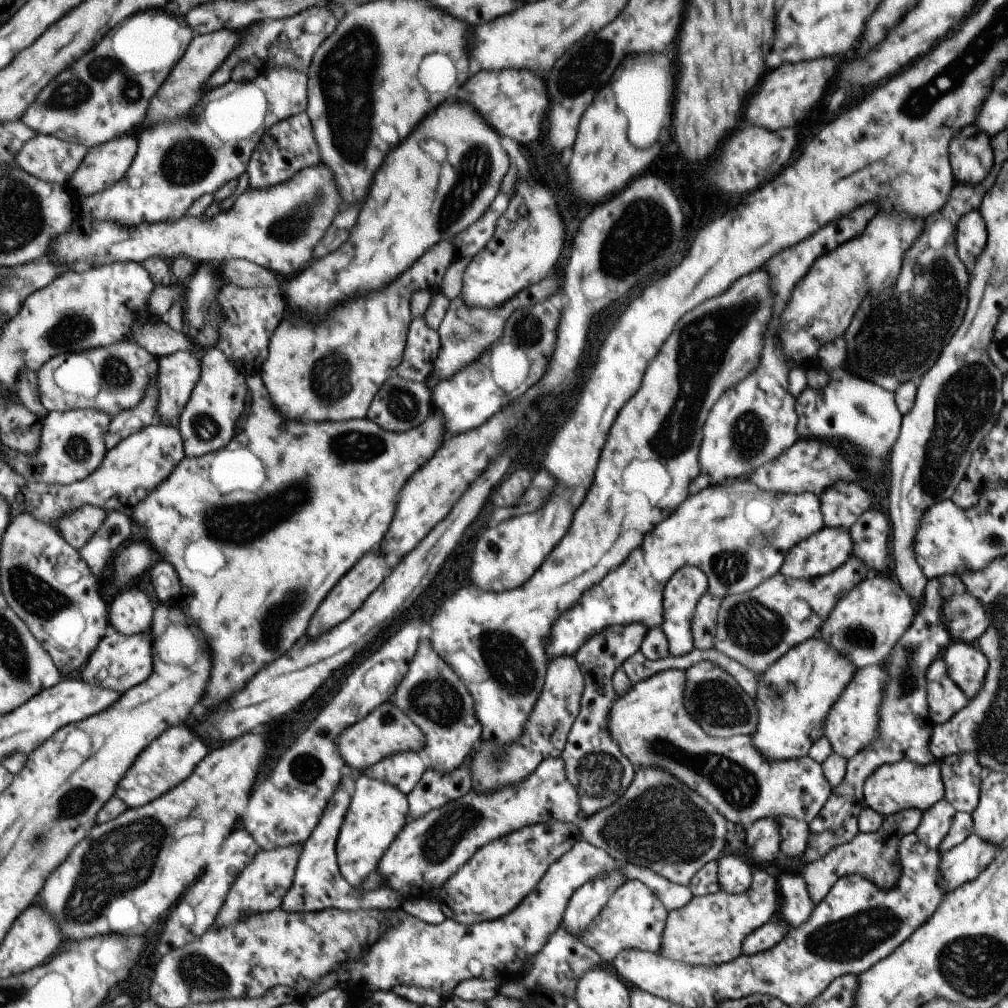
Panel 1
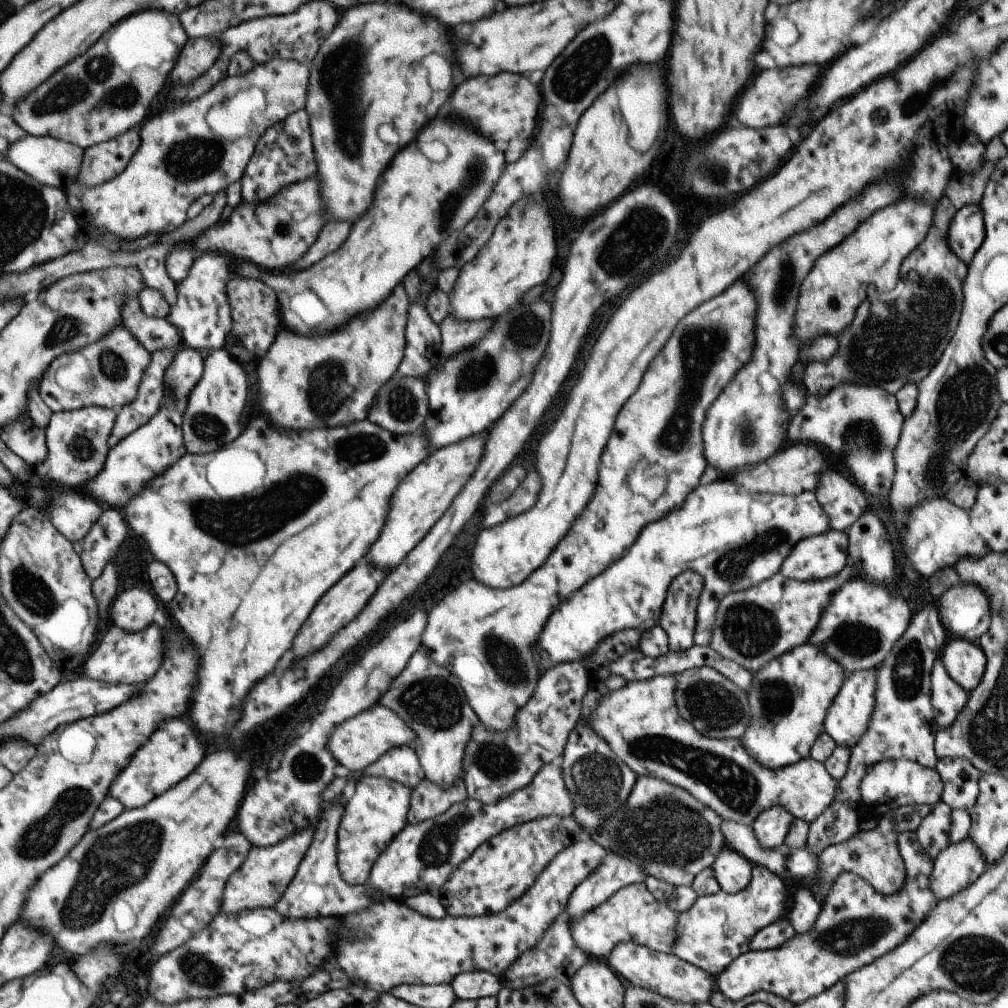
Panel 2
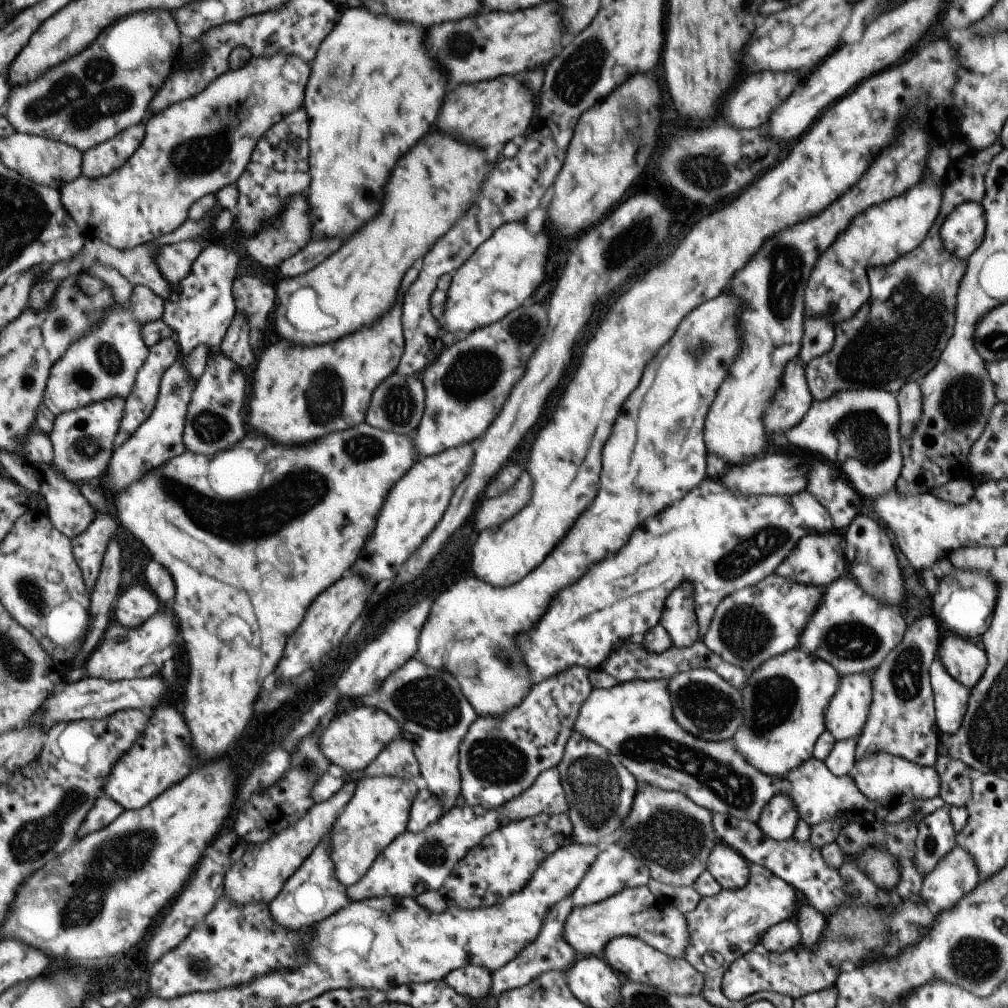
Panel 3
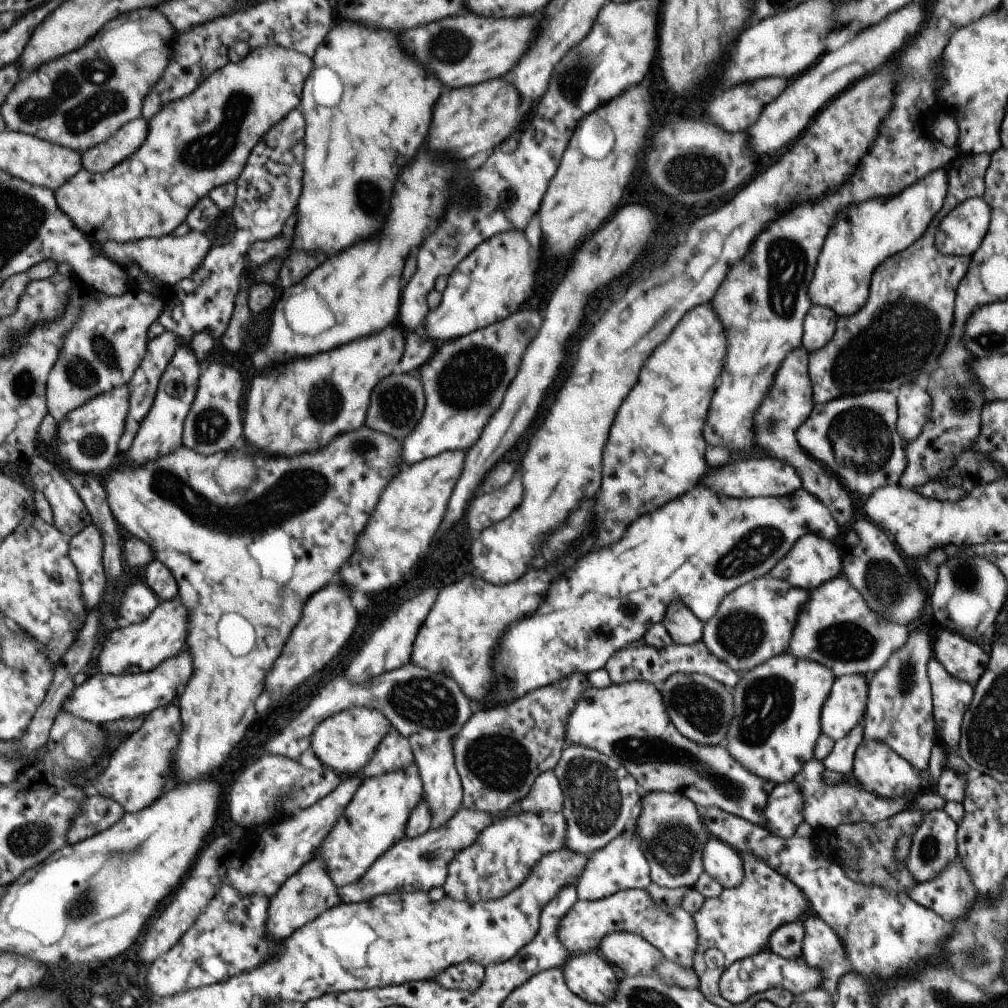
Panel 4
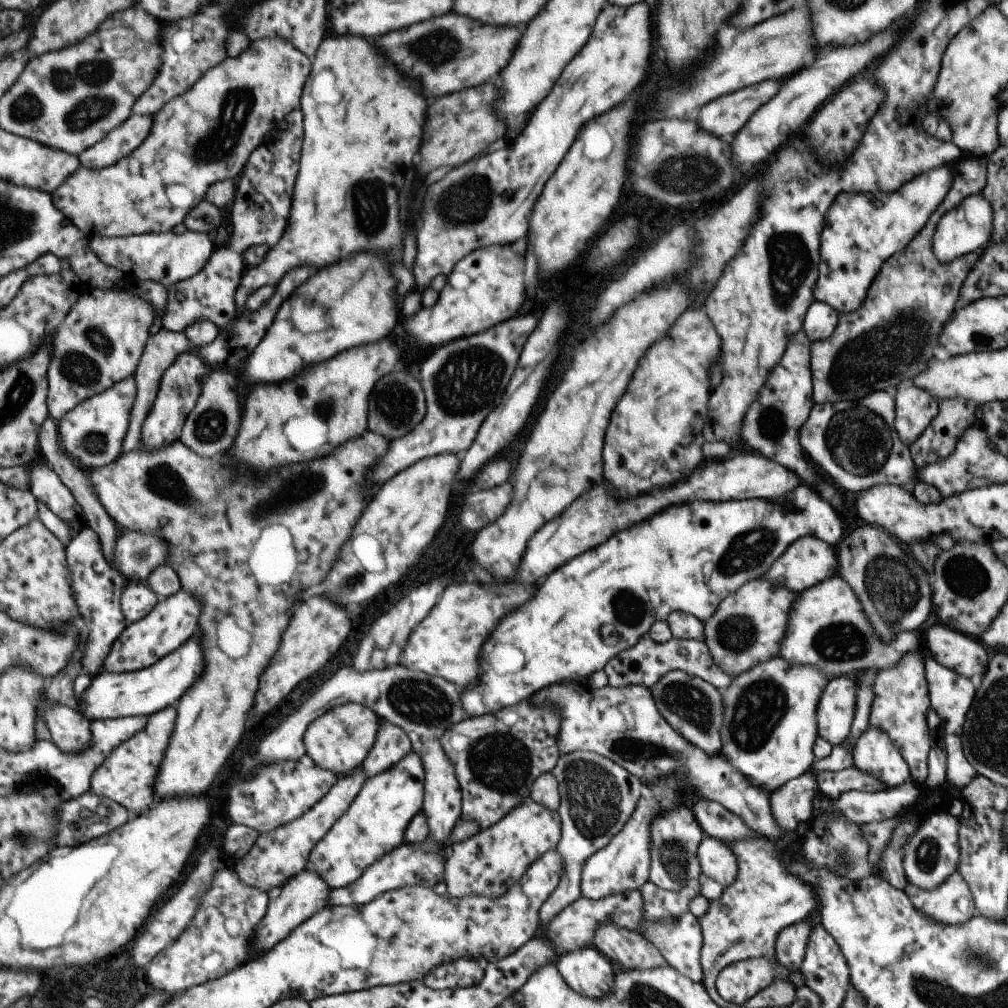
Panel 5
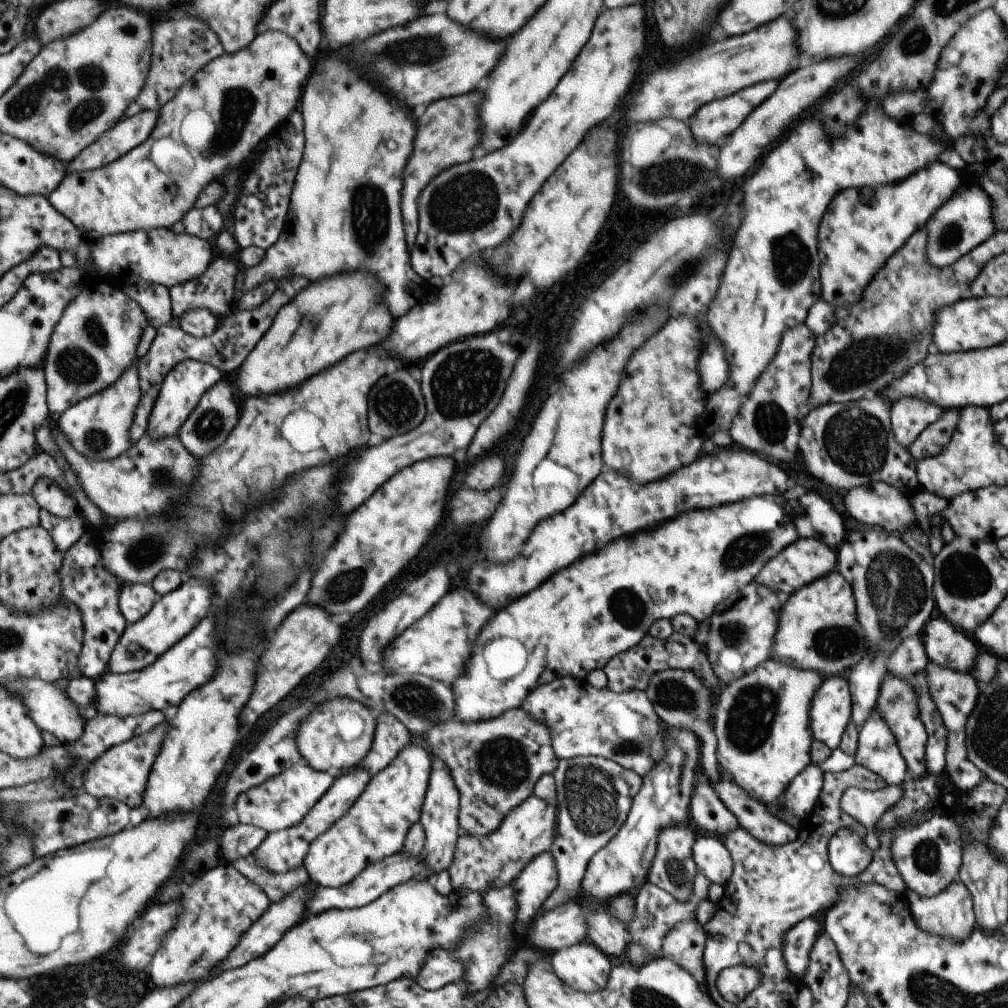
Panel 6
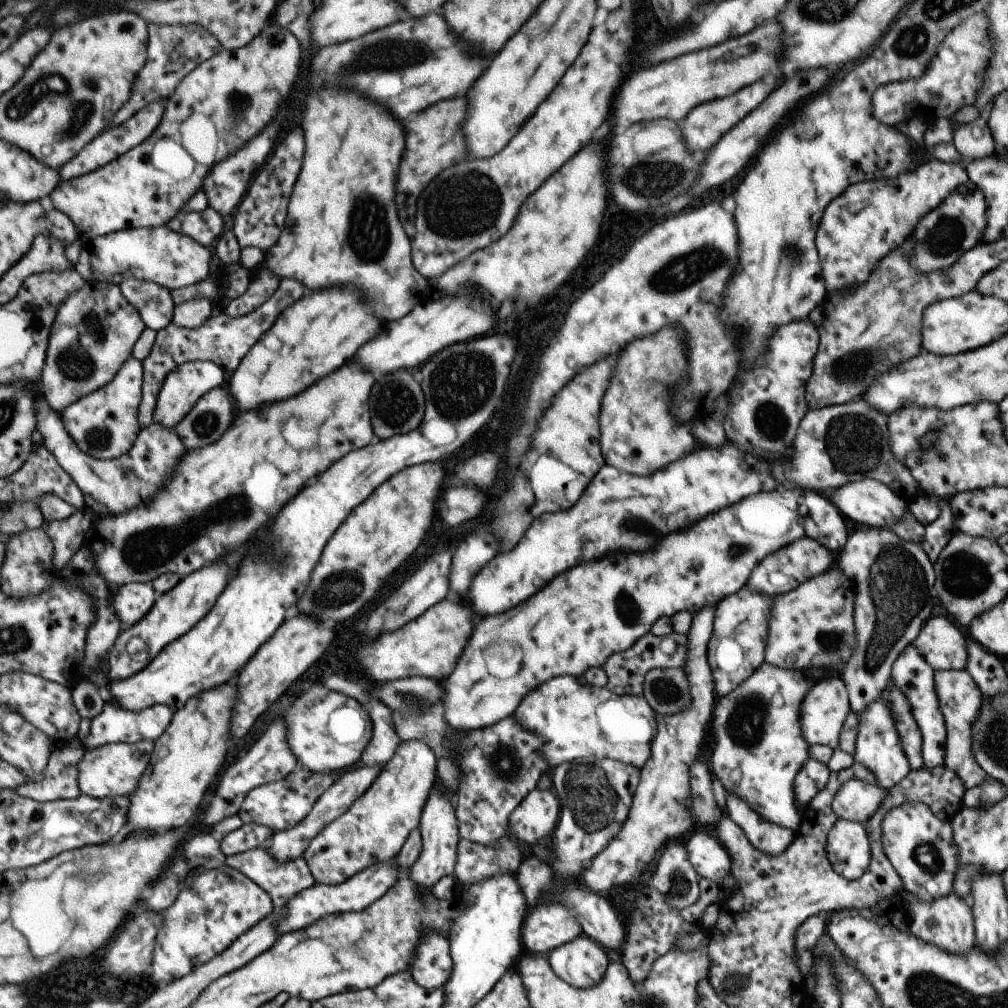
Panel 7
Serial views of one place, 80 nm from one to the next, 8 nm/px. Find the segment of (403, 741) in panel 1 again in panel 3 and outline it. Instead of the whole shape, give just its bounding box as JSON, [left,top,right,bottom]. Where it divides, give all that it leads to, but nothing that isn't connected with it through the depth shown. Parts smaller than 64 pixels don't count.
[320,706,402,774]

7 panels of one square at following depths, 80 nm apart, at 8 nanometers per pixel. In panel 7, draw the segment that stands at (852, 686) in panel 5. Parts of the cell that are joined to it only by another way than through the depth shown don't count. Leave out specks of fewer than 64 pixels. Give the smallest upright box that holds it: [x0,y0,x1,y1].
[800,676,849,749]

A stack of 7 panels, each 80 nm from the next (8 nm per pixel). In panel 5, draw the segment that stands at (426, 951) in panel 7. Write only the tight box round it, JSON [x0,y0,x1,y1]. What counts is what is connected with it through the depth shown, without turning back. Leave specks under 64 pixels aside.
[421,959,483,989]

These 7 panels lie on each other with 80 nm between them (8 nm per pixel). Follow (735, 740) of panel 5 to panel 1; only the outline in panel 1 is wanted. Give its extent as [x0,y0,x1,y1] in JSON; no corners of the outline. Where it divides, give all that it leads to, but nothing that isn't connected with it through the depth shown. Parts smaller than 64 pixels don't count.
[749,636,856,760]

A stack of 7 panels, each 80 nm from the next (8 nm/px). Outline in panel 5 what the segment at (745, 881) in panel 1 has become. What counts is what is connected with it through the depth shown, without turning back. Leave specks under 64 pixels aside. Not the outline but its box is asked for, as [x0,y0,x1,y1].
[697,836,737,888]

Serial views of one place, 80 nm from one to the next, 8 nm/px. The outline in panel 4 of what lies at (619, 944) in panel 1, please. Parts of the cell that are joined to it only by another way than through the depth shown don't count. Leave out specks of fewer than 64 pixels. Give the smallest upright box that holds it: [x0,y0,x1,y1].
[557,889,697,966]

